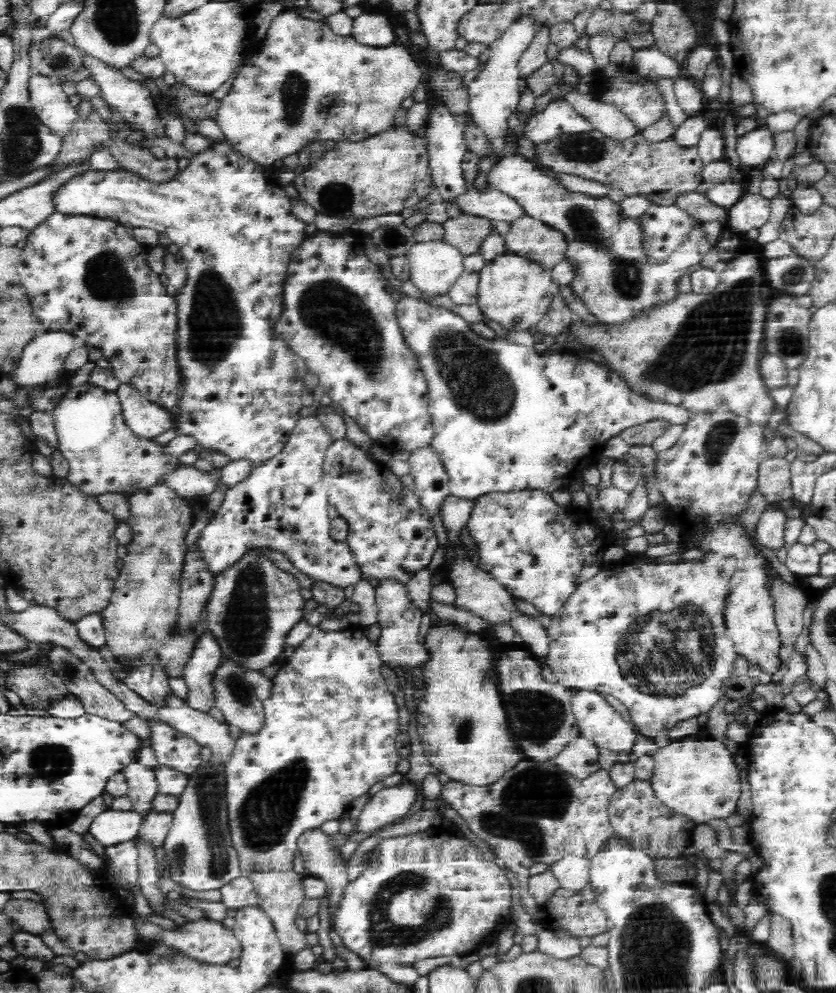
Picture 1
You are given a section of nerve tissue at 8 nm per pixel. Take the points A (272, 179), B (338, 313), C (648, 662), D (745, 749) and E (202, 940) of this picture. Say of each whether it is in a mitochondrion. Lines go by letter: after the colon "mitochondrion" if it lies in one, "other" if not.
A: other
B: mitochondrion
C: mitochondrion
D: other
E: other

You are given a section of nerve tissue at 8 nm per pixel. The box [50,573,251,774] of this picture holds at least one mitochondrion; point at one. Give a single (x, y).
(67, 665)

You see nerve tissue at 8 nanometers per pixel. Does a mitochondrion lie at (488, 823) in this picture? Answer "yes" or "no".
yes

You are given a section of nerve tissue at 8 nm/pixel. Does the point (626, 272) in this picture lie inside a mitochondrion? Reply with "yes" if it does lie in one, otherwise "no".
yes

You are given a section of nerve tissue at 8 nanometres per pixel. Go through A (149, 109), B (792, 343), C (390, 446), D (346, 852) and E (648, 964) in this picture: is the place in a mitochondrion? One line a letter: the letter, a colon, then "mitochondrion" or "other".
A: other
B: mitochondrion
C: other
D: other
E: mitochondrion

